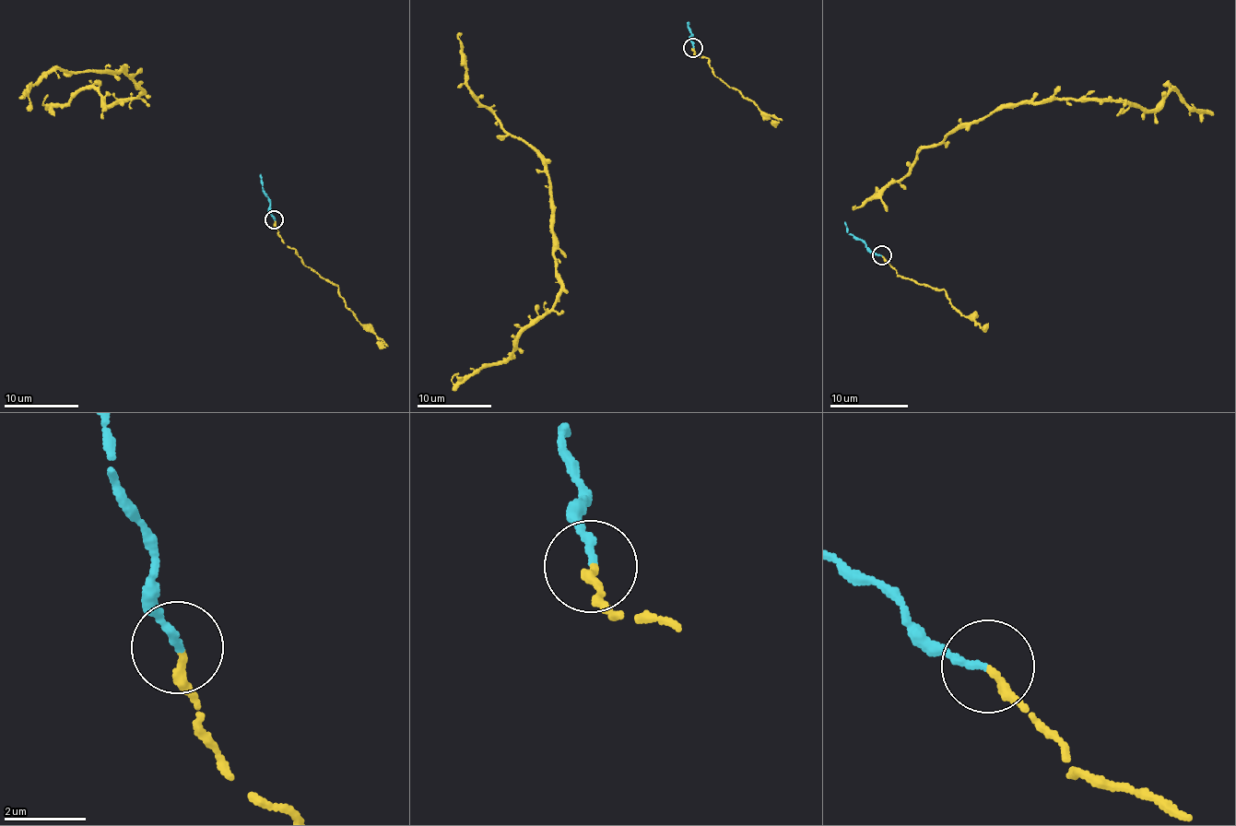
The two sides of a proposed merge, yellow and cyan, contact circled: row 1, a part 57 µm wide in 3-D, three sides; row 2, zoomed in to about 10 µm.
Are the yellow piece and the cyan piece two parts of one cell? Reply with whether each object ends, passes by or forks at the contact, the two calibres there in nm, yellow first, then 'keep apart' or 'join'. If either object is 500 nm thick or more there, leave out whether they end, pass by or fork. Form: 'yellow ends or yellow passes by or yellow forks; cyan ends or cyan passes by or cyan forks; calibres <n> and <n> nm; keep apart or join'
yellow ends; cyan ends; calibres 200 and 180 nm; join

